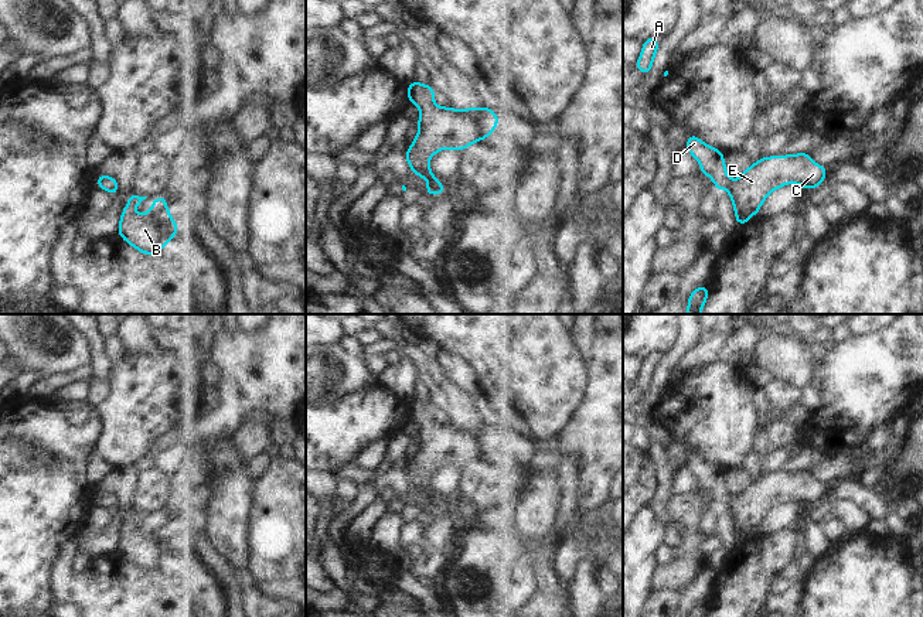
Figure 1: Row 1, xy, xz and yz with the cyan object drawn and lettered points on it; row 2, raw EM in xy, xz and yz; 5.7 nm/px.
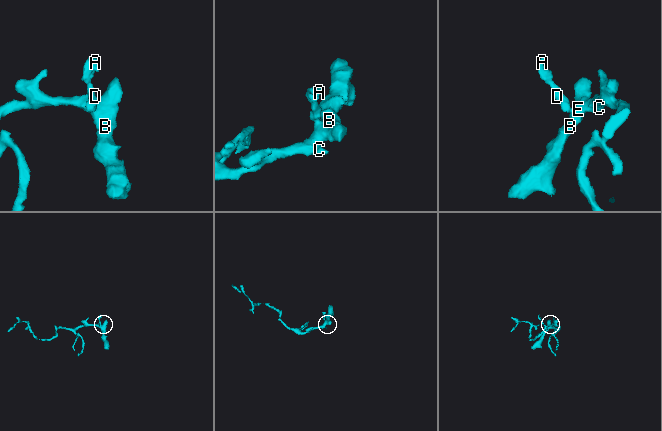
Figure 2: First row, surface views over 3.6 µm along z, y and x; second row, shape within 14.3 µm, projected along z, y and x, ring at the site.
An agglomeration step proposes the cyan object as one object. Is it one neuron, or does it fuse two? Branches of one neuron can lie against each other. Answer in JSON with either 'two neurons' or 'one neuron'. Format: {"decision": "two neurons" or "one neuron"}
{"decision": "one neuron"}

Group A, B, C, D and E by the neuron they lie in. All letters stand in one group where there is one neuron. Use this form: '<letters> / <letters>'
A B C D E

